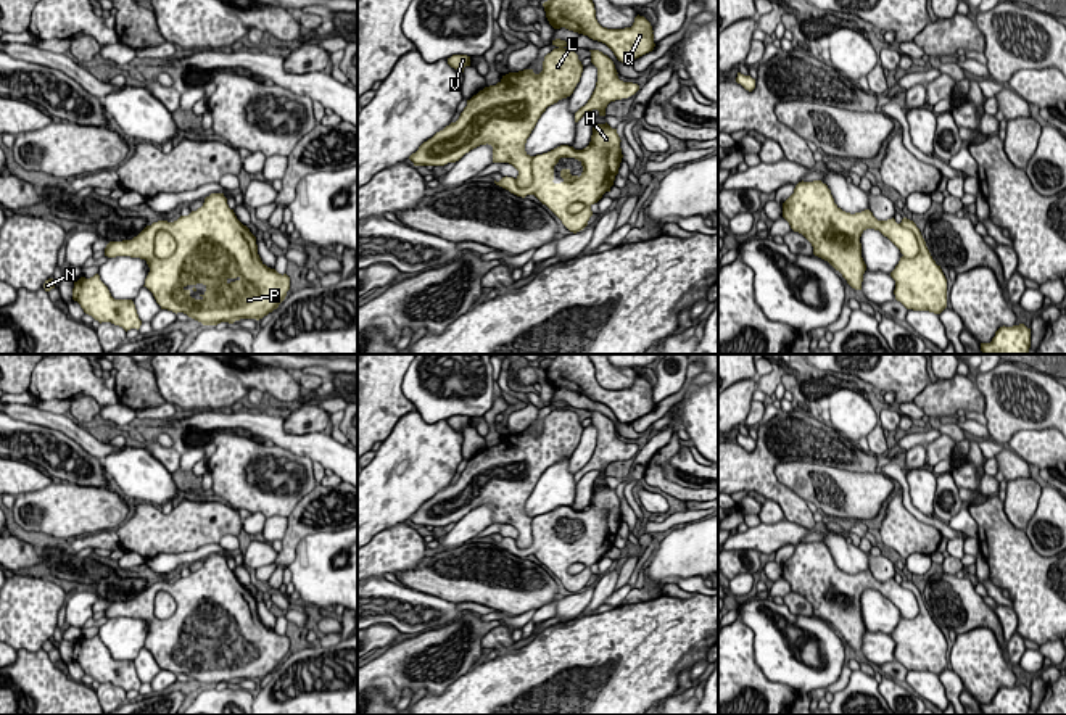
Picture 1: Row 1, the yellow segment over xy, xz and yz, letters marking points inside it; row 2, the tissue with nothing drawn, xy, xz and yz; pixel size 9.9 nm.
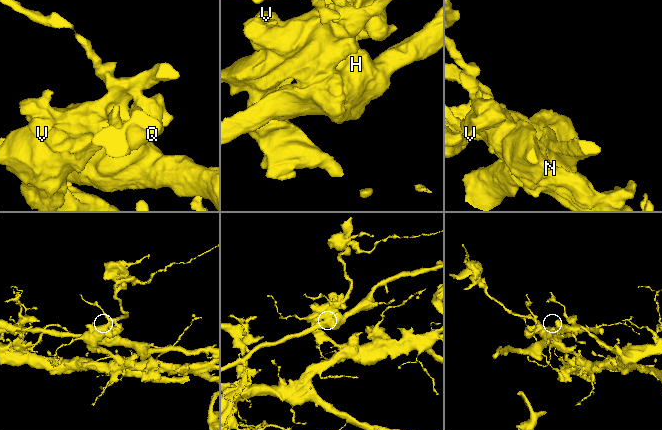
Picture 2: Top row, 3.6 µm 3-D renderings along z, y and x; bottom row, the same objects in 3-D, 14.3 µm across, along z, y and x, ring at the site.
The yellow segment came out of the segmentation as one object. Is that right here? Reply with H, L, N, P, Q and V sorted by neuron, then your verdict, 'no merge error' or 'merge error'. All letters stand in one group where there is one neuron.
H P / L N Q V; merge error

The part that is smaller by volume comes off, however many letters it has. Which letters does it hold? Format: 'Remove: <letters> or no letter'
Remove: H, P

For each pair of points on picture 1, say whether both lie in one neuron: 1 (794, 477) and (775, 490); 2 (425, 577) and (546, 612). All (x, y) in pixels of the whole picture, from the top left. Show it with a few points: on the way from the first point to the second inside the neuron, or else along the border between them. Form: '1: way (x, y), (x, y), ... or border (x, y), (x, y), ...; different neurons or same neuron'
1: border (778, 462), (775, 477), (805, 501); different neurons
2: border (554, 599), (537, 611); different neurons

